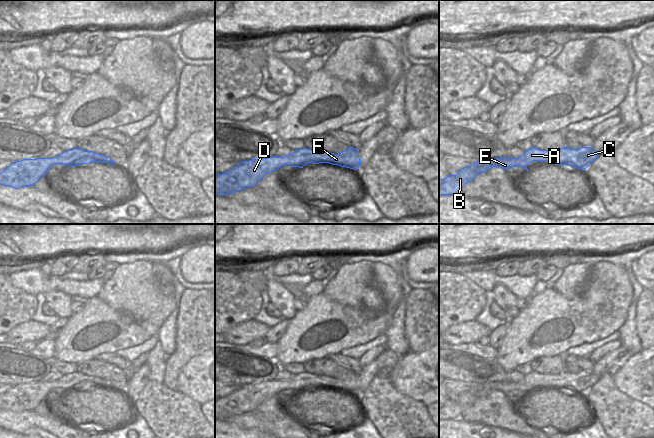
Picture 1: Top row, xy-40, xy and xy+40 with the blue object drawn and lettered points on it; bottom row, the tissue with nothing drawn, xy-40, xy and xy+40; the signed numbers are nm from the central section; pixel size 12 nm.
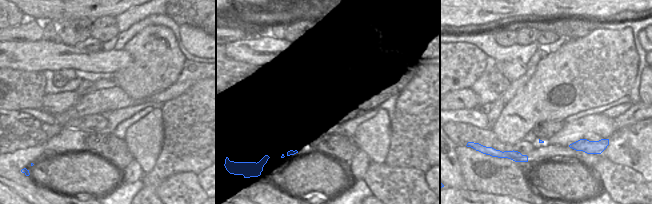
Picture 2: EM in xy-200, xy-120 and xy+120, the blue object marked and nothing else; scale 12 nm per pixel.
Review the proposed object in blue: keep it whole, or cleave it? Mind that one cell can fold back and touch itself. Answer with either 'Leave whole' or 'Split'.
Split

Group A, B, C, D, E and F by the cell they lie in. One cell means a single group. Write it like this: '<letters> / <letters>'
A B C D F / E

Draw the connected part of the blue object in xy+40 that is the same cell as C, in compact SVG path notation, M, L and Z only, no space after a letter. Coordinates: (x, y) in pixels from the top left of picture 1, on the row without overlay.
M532 371L518 383L524 386L522 390L527 390L533 385L555 385L556 389L568 389L584 394L595 385L598 379L599 376L592 371L581 371L579 373L563 371L559 374L541 374Z

